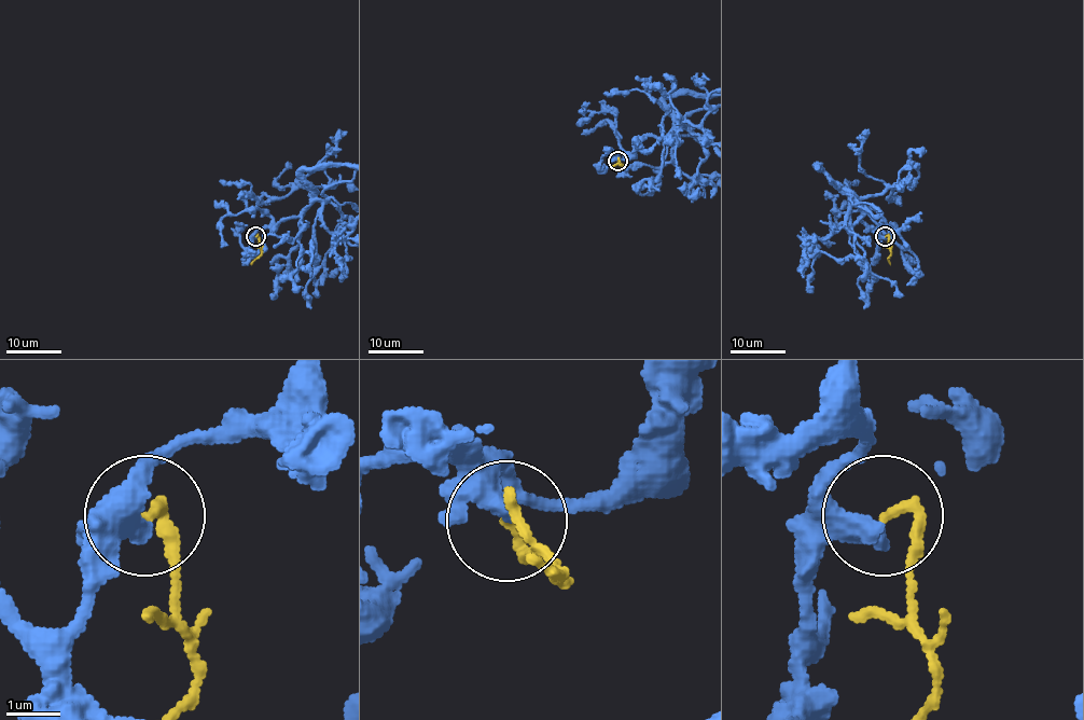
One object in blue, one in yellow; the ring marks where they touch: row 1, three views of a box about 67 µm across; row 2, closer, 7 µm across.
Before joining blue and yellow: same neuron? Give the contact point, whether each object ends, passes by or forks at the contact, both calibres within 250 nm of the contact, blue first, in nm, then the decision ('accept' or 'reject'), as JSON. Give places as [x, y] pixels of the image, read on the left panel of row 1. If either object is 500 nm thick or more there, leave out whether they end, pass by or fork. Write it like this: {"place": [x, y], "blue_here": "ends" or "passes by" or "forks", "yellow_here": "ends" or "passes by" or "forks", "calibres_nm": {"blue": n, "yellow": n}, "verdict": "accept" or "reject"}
{"place": [255, 236], "blue_here": "passes by", "yellow_here": "ends", "calibres_nm": {"blue": 280, "yellow": 190}, "verdict": "reject"}

